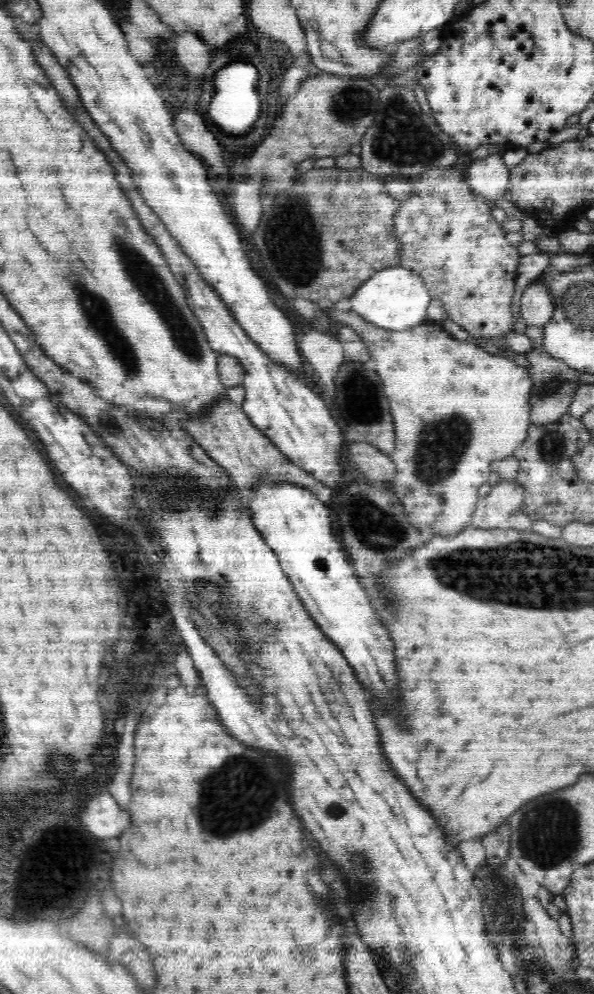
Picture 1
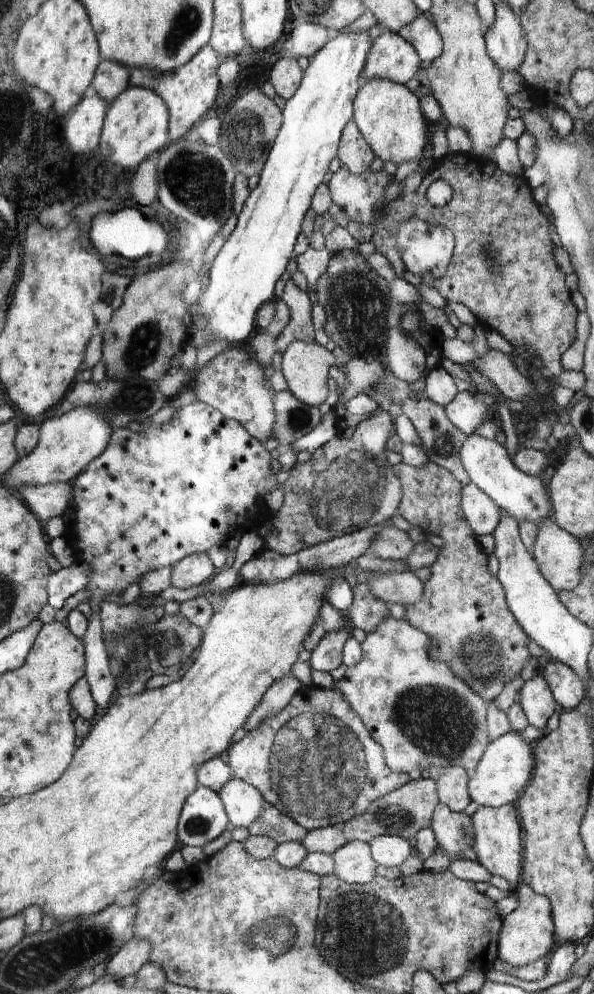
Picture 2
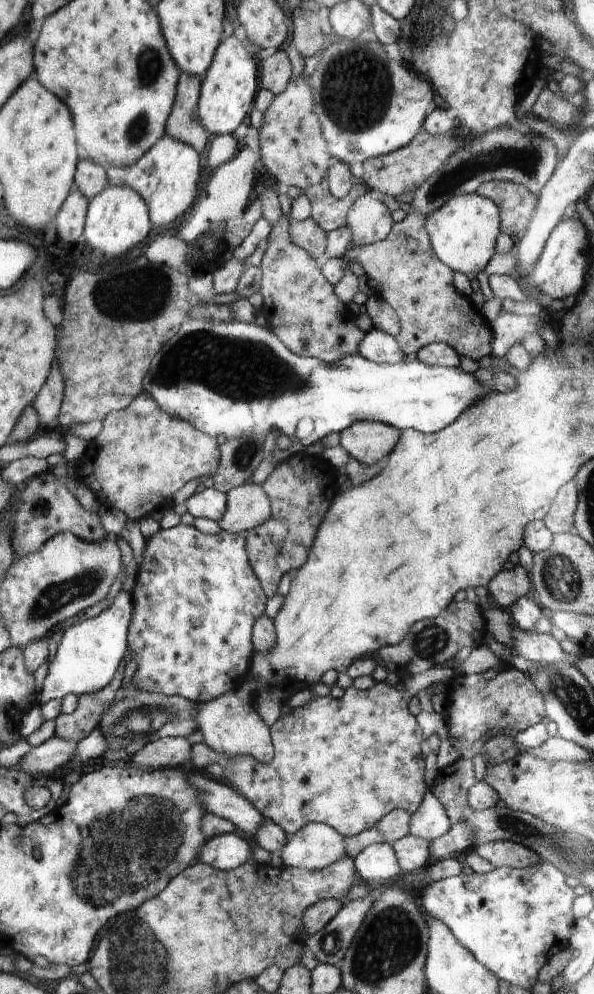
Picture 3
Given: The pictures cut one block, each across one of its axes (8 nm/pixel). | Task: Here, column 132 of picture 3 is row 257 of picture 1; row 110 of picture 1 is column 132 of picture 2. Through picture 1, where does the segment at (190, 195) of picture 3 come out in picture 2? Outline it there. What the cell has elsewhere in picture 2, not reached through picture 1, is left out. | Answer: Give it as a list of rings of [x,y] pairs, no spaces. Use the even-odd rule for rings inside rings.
[[[207,45],[198,50],[189,62],[173,72],[160,72],[154,68],[134,68],[132,70],[131,84],[152,90],[166,104],[168,136],[171,142],[174,142],[176,138],[184,140],[186,133],[202,121],[205,113],[212,113],[218,88],[220,88],[217,71],[222,61],[223,59],[217,55],[214,48]]]

